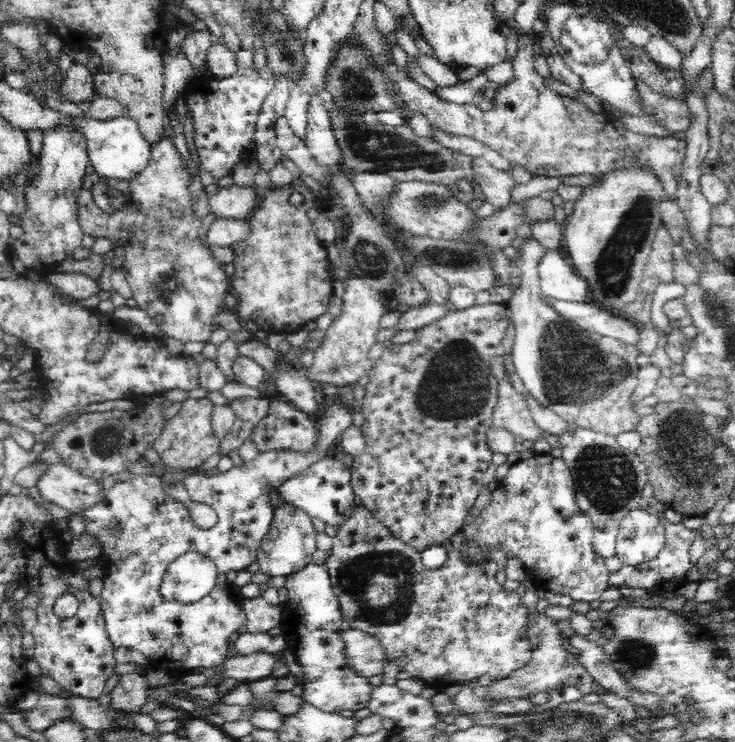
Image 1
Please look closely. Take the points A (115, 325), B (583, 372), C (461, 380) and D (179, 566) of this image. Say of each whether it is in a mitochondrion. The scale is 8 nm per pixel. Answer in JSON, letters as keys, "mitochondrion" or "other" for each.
{"A":"other","B":"mitochondrion","C":"mitochondrion","D":"other"}

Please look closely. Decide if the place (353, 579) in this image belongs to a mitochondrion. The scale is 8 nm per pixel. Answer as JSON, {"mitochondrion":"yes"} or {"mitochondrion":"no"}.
{"mitochondrion":"yes"}

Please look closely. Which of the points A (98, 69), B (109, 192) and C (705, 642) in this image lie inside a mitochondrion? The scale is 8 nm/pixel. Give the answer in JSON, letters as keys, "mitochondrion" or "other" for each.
{"A":"other","B":"other","C":"other"}

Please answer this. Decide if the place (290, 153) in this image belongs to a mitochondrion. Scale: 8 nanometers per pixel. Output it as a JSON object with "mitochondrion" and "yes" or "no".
{"mitochondrion":"no"}

